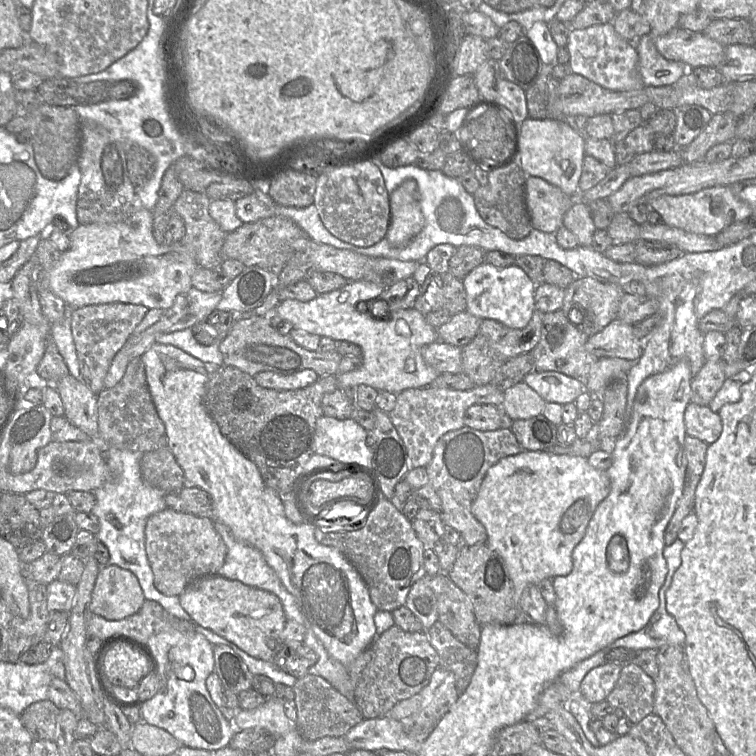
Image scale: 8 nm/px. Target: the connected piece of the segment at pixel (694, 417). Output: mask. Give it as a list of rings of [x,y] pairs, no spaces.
[[[690,402],[684,412],[685,431],[688,436],[698,438],[707,445],[720,437],[722,422],[717,412],[708,406]]]

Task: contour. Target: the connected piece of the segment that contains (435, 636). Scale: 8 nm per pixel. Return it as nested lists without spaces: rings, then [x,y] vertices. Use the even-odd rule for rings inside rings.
[[[436,621],[426,634],[438,654],[439,667],[454,674],[456,689],[461,695],[469,686],[477,667],[477,650],[457,640],[439,621]]]

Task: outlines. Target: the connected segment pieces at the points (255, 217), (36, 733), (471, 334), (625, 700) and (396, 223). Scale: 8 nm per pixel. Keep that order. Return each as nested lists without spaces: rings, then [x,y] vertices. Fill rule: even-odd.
[[[254,189],[235,201],[236,214],[243,223],[255,222],[276,215],[276,203],[267,192]]]
[[[42,700],[29,705],[20,715],[20,719],[33,740],[55,741],[60,711],[51,700]]]
[[[467,311],[459,312],[437,329],[438,340],[462,349],[478,334],[481,321]]]
[[[624,664],[607,702],[621,709],[632,724],[653,714],[655,684],[639,666]]]
[[[406,179],[390,193],[390,224],[386,239],[394,247],[408,244],[424,227],[417,182]]]

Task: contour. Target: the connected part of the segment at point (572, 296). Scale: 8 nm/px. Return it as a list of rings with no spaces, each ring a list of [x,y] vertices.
[[[593,278],[577,279],[565,289],[561,310],[568,317],[572,309],[583,312],[582,322],[576,325],[587,336],[591,336],[617,319],[623,287],[604,283]]]

